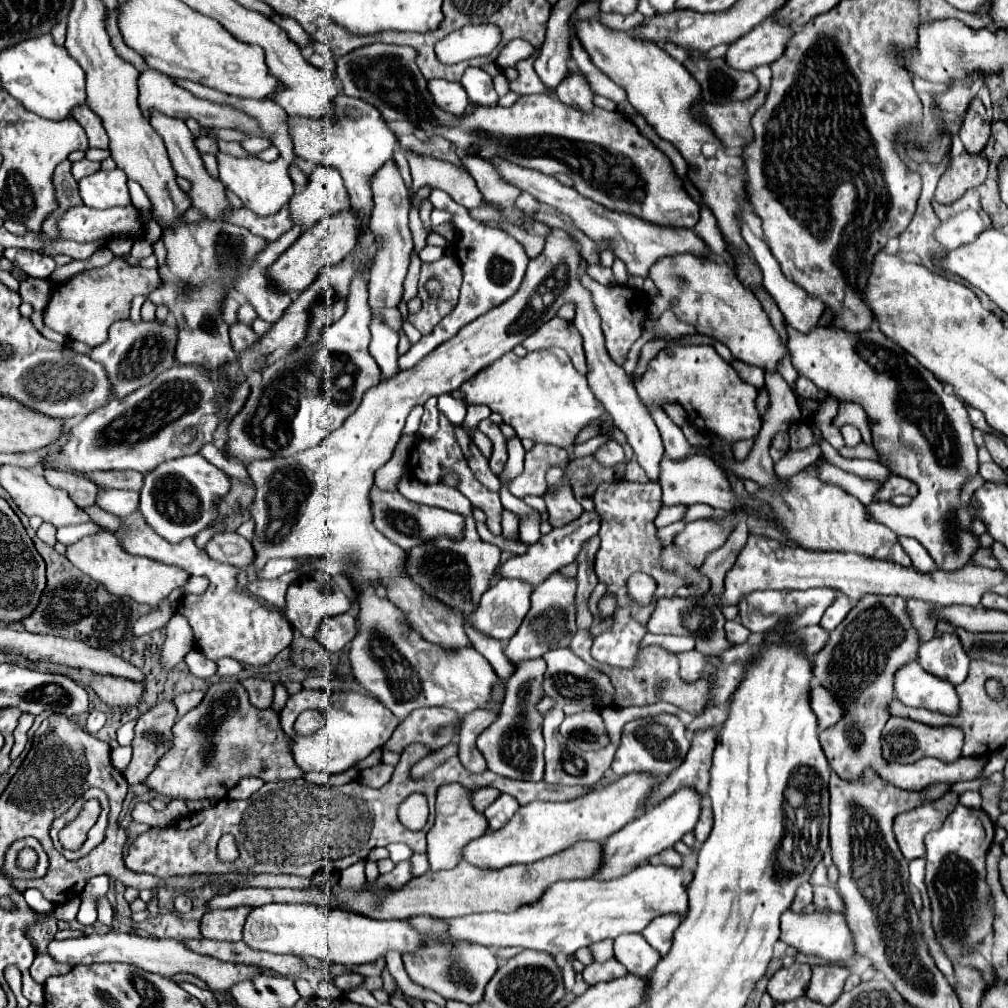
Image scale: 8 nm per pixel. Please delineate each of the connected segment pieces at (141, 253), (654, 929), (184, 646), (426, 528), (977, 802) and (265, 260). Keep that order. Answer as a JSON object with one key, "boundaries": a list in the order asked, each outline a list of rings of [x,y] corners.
{"boundaries":[[[[134,241],[134,247],[132,247],[132,251],[130,251],[130,255],[134,257],[134,259],[142,259],[142,257],[148,257],[148,255],[152,255],[154,251],[152,251],[152,245],[148,243],[148,241]]],[[[678,913],[660,915],[650,921],[650,925],[642,931],[642,935],[660,955],[666,955],[672,945],[672,935],[674,935],[674,929],[678,927],[678,923],[680,923]]],[[[180,607],[176,609],[174,617],[166,625],[166,643],[162,647],[162,665],[166,669],[172,669],[194,645],[194,635],[190,629],[190,623],[180,613]]],[[[378,487],[370,489],[370,501],[372,501],[372,513],[374,513],[374,527],[384,533],[392,543],[400,545],[402,549],[410,551],[418,545],[428,545],[438,541],[440,537],[450,537],[452,541],[462,541],[464,535],[464,517],[440,507],[428,507],[414,503],[406,497],[402,497],[398,491],[380,491]]],[[[966,791],[960,795],[960,803],[966,807],[980,807],[982,805],[982,795],[978,791]]],[[[296,225],[286,231],[280,239],[276,239],[274,243],[270,243],[254,261],[254,267],[248,269],[246,273],[240,273],[238,281],[234,281],[234,287],[238,293],[244,293],[250,301],[250,305],[256,309],[258,317],[264,321],[278,321],[282,319],[282,315],[286,313],[286,309],[292,303],[292,297],[286,293],[274,293],[274,289],[270,289],[268,277],[266,277],[266,267],[286,249],[290,247],[298,235],[302,233],[302,229],[296,229]]]]}

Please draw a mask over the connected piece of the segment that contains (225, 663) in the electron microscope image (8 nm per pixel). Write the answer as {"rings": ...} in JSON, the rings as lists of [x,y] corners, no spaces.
{"rings":[[[228,657],[218,659],[216,665],[218,665],[216,675],[220,675],[220,677],[224,677],[224,675],[236,675],[238,671],[242,671],[242,665],[238,661],[234,661],[234,659],[228,659]]]}

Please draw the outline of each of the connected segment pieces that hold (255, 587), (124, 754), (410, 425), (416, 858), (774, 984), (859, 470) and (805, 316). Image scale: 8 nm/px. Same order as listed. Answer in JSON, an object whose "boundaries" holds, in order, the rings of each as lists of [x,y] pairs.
{"boundaries":[[[[294,569],[290,573],[284,573],[276,581],[252,581],[252,583],[248,583],[248,591],[252,595],[256,595],[256,597],[266,599],[268,603],[276,605],[278,609],[284,609],[286,607],[286,591],[288,591],[288,587],[294,581],[298,581],[302,575],[304,575],[304,571]]],[[[118,746],[111,752],[112,765],[121,772],[124,772],[132,758],[131,746]]],[[[414,407],[408,415],[408,421],[406,421],[406,427],[404,427],[404,433],[416,433],[418,431],[418,425],[420,425],[420,417],[422,417],[424,409],[422,407]]],[[[414,853],[414,855],[410,857],[410,861],[412,861],[414,877],[418,877],[418,875],[422,875],[422,873],[428,871],[428,857],[426,857],[426,853]]],[[[792,963],[790,967],[782,967],[768,983],[768,993],[778,1001],[792,1001],[804,995],[810,983],[810,965]]],[[[826,440],[818,442],[820,449],[822,449],[822,455],[826,455],[826,459],[830,463],[834,463],[836,467],[848,471],[848,473],[854,473],[862,479],[868,479],[868,481],[876,481],[876,483],[882,483],[890,477],[890,471],[886,467],[882,467],[878,461],[870,461],[870,459],[844,459],[838,455],[838,451],[834,451],[833,447]]],[[[742,221],[740,229],[742,229],[744,241],[748,243],[754,259],[758,261],[758,265],[760,265],[760,269],[762,269],[762,283],[764,283],[766,291],[768,291],[768,293],[774,297],[774,301],[778,303],[782,315],[786,317],[788,327],[792,327],[792,329],[796,329],[796,331],[800,331],[800,333],[808,333],[810,329],[814,329],[814,327],[818,325],[818,317],[822,317],[822,301],[814,301],[814,297],[806,297],[806,293],[802,293],[802,291],[798,289],[798,285],[794,285],[788,277],[782,275],[780,265],[778,265],[778,261],[774,259],[774,255],[770,253],[768,245],[750,231],[750,227],[748,227],[746,221]]]]}

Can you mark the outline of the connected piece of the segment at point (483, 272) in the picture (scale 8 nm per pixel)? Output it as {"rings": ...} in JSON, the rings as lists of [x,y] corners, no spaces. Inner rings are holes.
{"rings":[[[432,189],[428,199],[436,209],[444,209],[452,215],[452,223],[454,223],[456,233],[458,233],[454,249],[456,249],[456,257],[458,257],[458,261],[462,265],[462,271],[464,271],[464,281],[462,281],[462,287],[460,287],[458,305],[434,327],[434,331],[430,335],[422,337],[418,343],[414,343],[410,347],[410,351],[406,355],[398,357],[398,369],[400,371],[410,369],[414,363],[418,363],[422,357],[426,357],[434,347],[448,341],[466,323],[478,319],[480,315],[488,313],[496,305],[510,299],[518,291],[518,287],[522,283],[522,277],[526,273],[526,265],[528,265],[528,255],[526,255],[524,247],[514,237],[510,237],[502,229],[492,229],[484,223],[474,221],[470,217],[468,209],[454,203],[448,193],[444,193],[440,189]]]}

